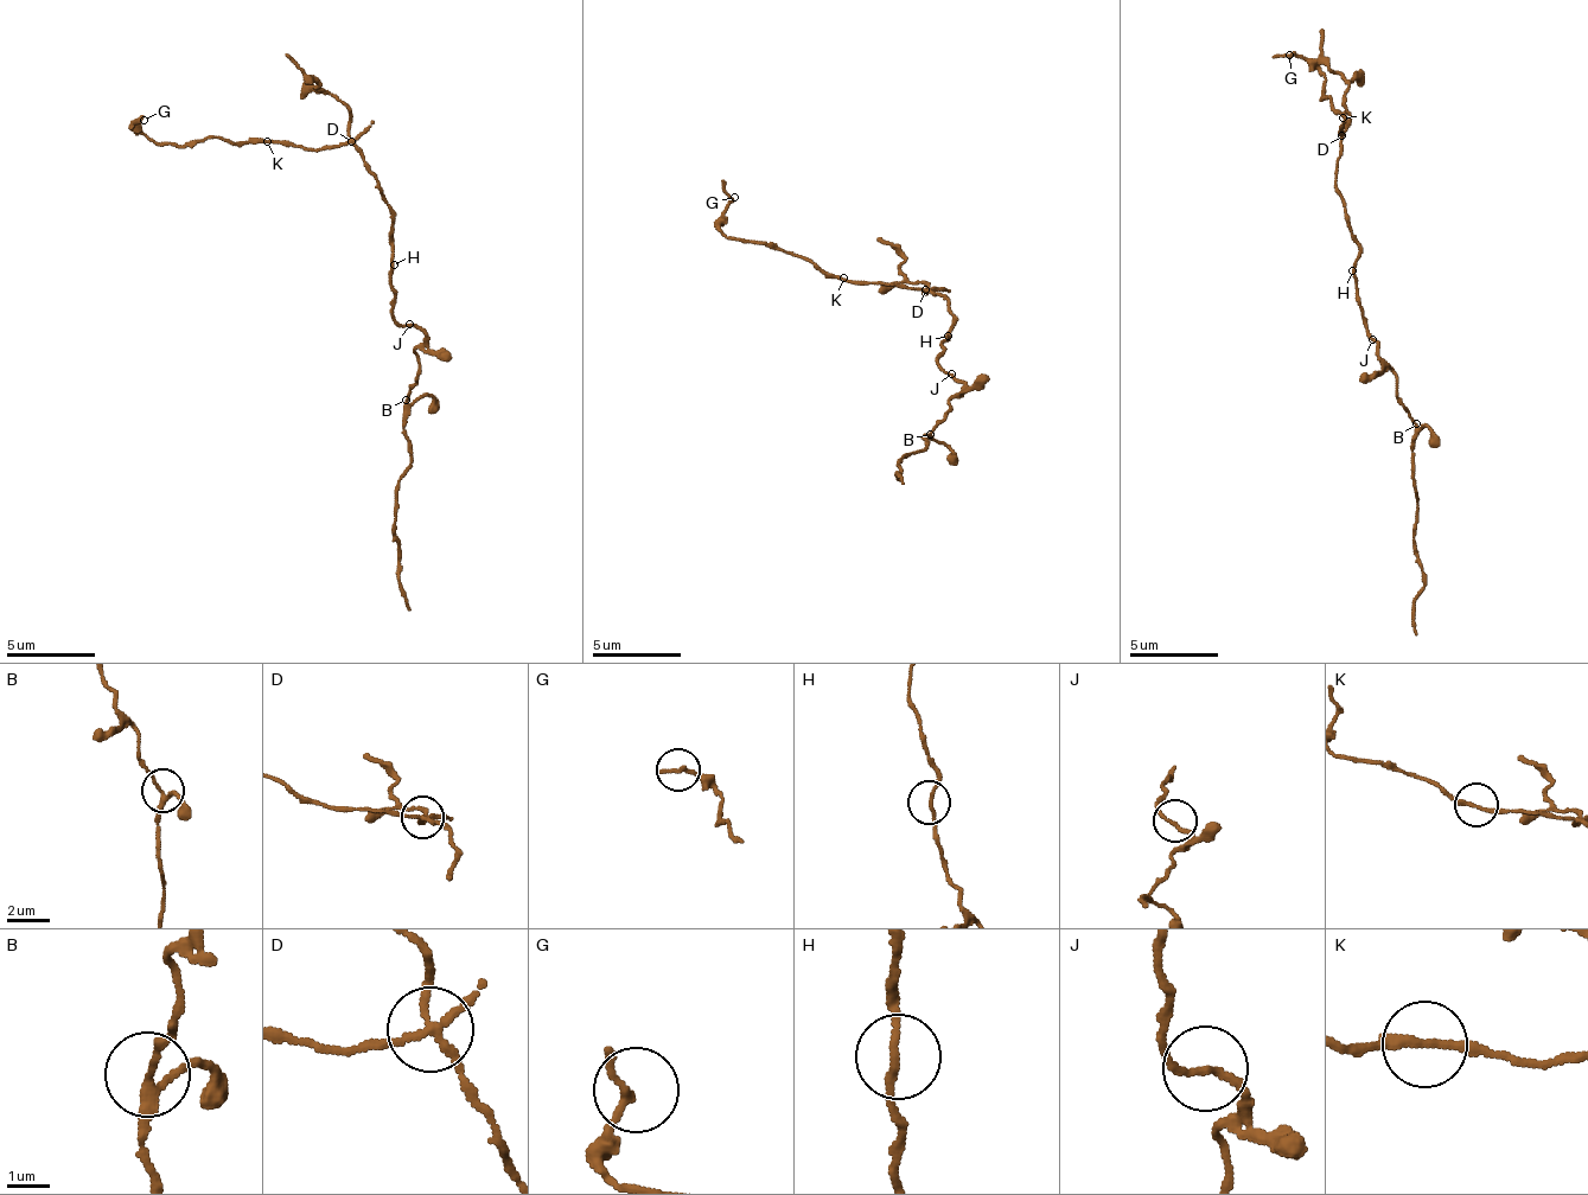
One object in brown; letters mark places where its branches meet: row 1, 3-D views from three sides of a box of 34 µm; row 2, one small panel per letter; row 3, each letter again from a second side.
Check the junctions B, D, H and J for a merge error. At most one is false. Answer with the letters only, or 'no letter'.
D

